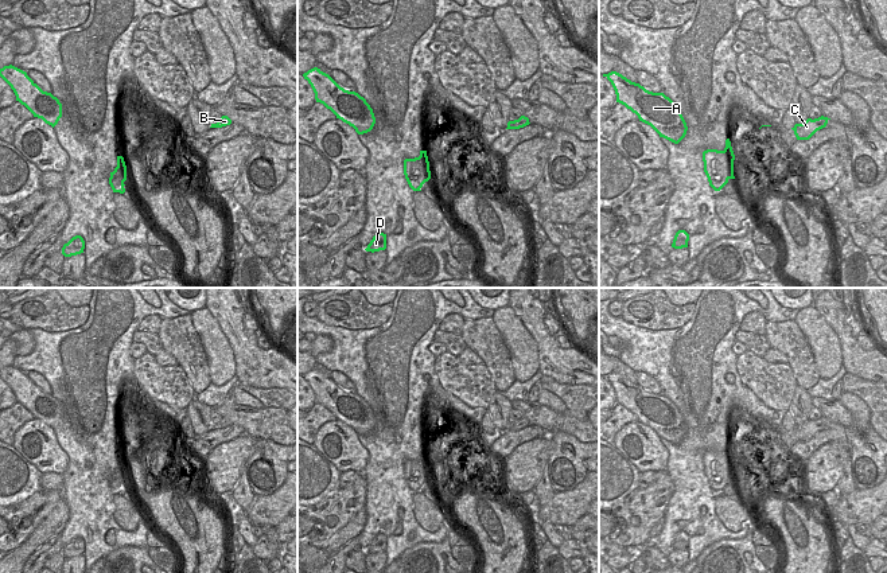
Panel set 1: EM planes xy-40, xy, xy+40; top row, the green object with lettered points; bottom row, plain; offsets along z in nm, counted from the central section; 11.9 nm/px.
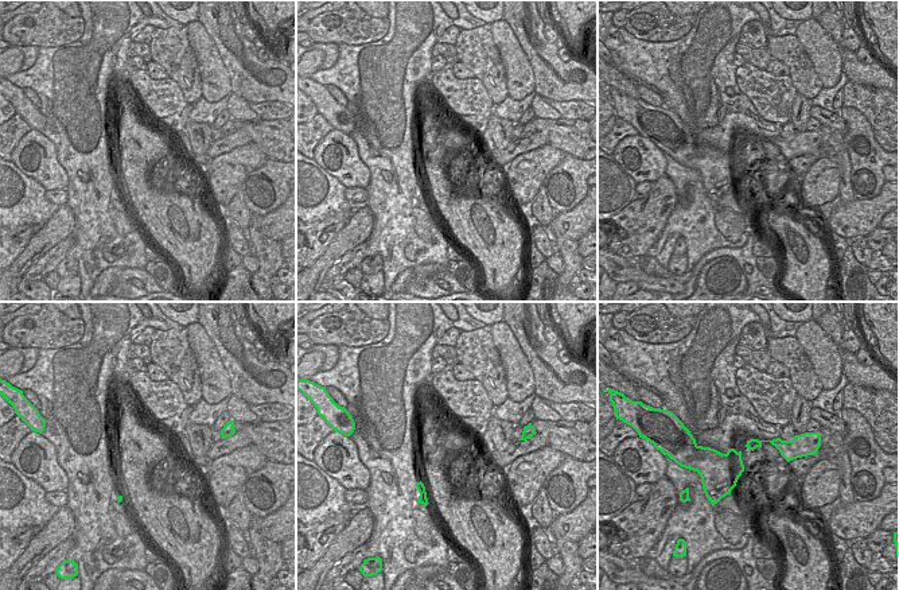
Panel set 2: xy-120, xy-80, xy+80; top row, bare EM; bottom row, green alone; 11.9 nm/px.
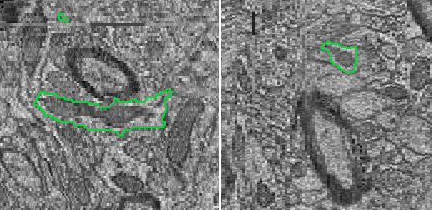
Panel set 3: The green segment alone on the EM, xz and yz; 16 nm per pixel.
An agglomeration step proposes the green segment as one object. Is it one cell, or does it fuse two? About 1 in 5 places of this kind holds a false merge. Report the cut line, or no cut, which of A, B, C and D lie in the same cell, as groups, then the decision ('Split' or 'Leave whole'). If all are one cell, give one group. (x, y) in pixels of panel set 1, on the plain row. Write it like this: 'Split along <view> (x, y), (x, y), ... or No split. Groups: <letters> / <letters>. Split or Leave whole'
No split. Groups: A B C D. Leave whole.

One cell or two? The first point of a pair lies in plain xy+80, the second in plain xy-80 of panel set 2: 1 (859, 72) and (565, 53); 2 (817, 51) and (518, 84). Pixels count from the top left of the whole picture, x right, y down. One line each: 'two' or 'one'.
1: two
2: one

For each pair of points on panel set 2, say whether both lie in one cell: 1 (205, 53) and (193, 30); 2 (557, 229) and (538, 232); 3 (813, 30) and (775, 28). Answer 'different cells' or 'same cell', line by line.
1: same cell
2: different cells
3: different cells

